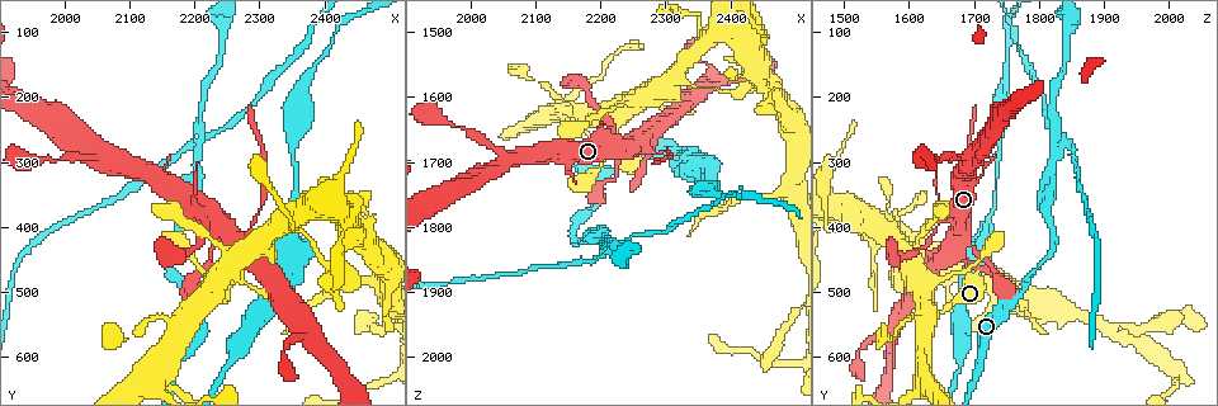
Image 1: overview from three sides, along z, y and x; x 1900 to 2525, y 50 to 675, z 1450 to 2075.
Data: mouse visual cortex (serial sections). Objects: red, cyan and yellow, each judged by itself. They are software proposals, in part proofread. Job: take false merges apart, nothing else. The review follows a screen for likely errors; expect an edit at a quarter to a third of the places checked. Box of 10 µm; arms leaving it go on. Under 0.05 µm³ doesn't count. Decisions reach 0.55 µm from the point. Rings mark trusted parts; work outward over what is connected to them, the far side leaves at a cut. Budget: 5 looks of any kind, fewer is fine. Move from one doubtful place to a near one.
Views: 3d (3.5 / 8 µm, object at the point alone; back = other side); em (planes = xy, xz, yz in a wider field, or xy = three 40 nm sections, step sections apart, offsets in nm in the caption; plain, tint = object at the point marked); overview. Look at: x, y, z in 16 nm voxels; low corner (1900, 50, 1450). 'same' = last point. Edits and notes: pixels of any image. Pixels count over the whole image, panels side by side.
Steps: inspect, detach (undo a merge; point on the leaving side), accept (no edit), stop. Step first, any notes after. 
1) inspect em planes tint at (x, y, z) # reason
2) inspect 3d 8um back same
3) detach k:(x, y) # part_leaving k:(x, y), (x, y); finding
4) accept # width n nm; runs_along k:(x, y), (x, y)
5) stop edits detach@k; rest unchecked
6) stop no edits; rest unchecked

inspect 3d 3.5um at (2205, 290, 1830) # four-way junction

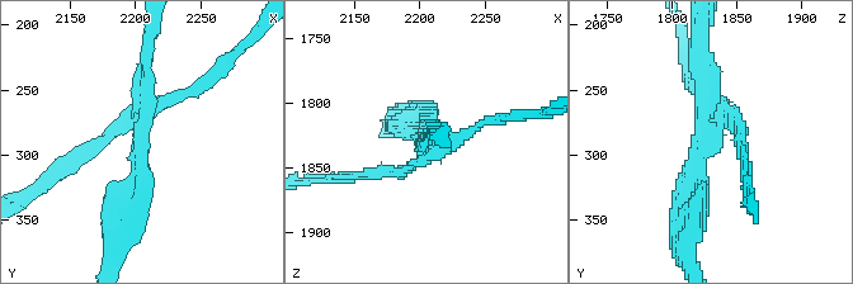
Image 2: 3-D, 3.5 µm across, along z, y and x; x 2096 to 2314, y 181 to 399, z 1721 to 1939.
inspect em planes tint at (2202, 290, 1832) # arms 4; arm_widths 150, 150, 200, 250 nm

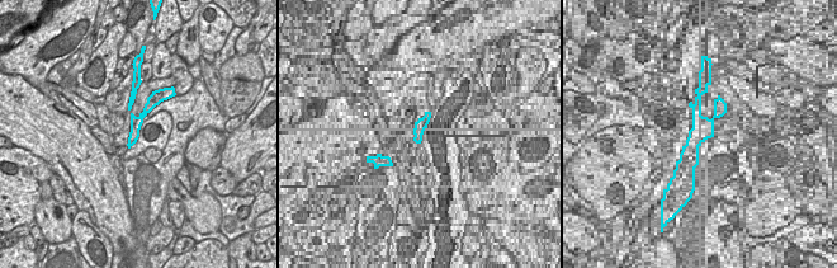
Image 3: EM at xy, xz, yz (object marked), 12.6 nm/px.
accept # width 160 nm; runs_along 3:(156, 99), (136, 122), (131, 141); all the same cell

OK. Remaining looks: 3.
inspect 3d 3.5um at (2355, 390, 1500) # thick turns thin

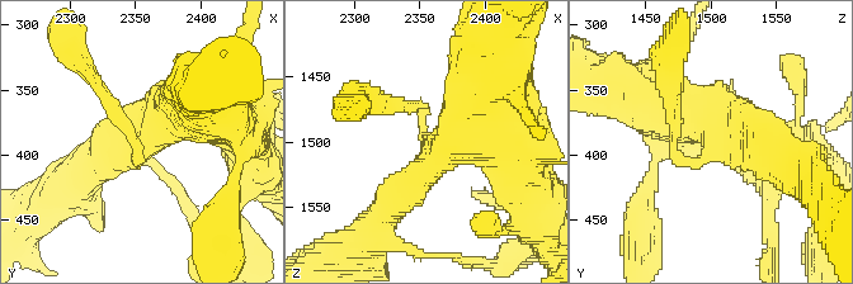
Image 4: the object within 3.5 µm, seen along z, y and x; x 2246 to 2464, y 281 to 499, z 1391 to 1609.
inspect em xy step 2 tint at (2356, 394, 1506)

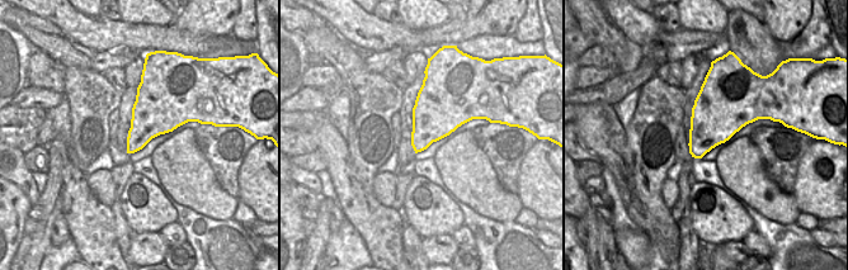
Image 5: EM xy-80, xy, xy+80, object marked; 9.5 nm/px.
accept # runs_along 4:(133, 127), (211, 116), (246, 142); continuous, no second cell

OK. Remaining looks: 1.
stop no edits; rest unchecked

